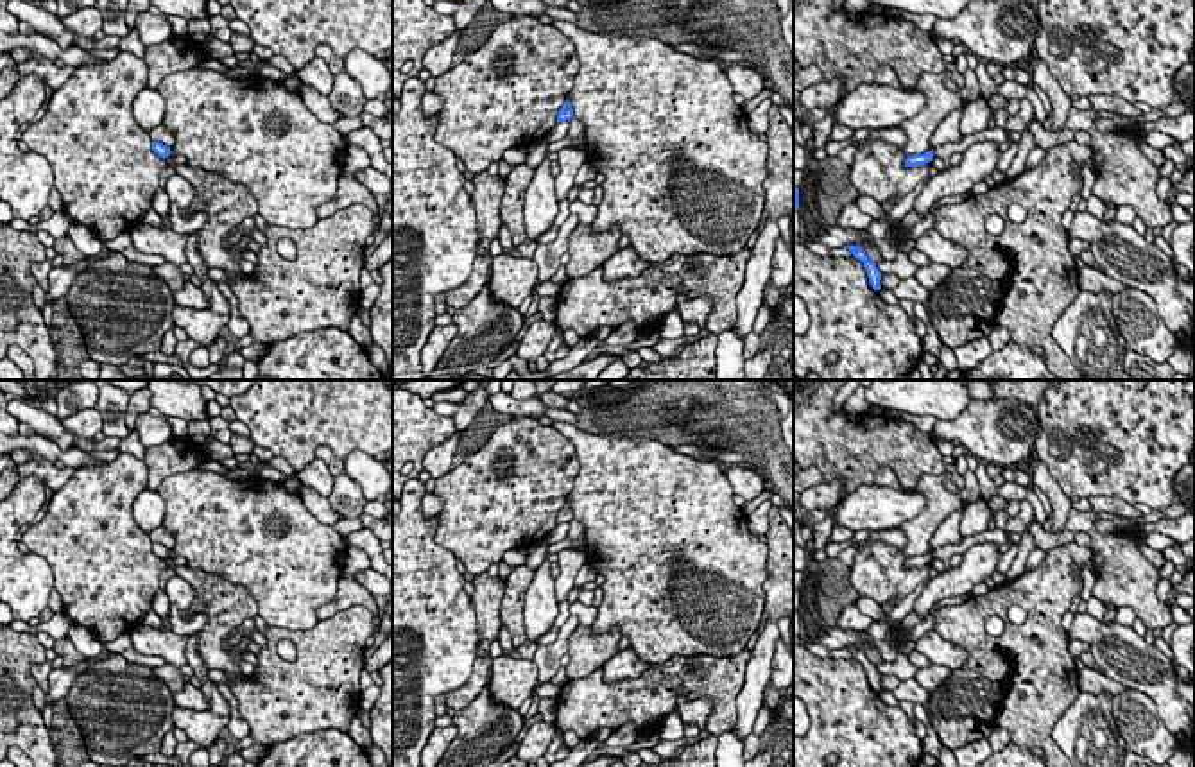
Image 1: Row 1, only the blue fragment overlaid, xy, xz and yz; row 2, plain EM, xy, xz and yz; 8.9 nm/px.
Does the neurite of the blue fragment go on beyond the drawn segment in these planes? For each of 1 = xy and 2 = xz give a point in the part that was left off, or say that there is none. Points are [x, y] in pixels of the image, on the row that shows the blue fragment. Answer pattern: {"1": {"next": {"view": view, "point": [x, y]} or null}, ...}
{"1": {"next": null}, "2": {"next": null}}

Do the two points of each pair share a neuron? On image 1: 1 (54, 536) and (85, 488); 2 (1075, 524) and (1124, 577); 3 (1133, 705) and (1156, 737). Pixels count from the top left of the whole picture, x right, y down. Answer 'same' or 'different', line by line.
1: same
2: same
3: same

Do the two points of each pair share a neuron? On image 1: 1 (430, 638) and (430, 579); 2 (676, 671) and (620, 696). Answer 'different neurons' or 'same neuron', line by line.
1: same neuron
2: same neuron

